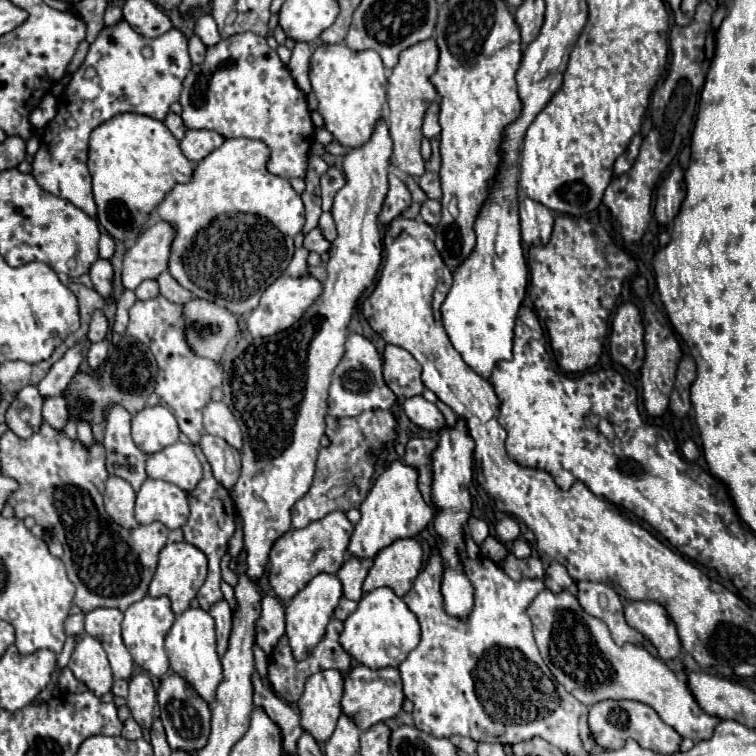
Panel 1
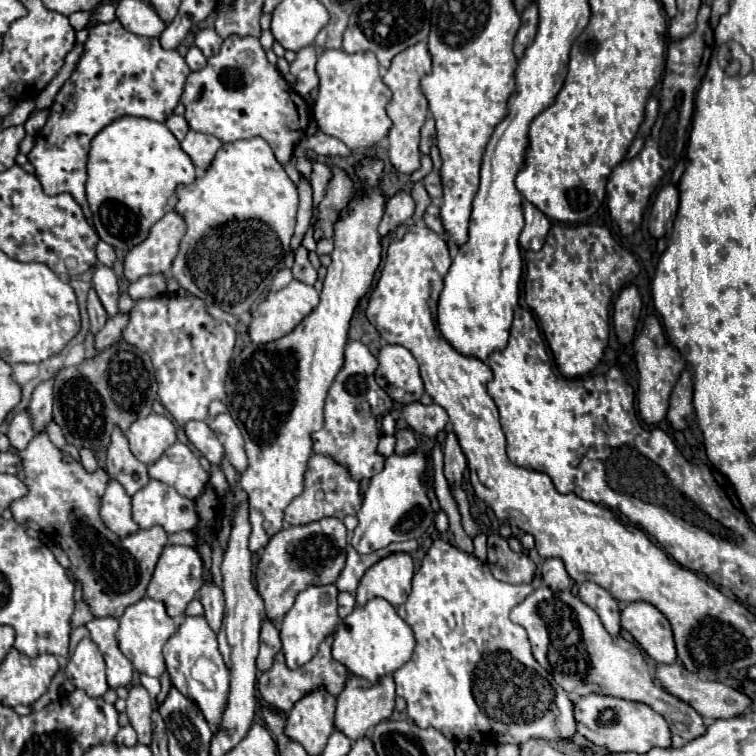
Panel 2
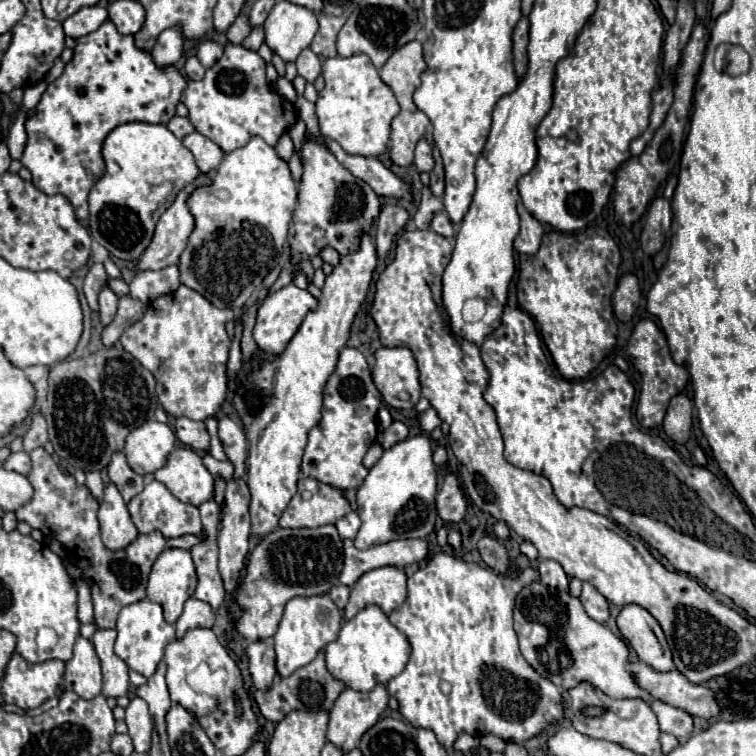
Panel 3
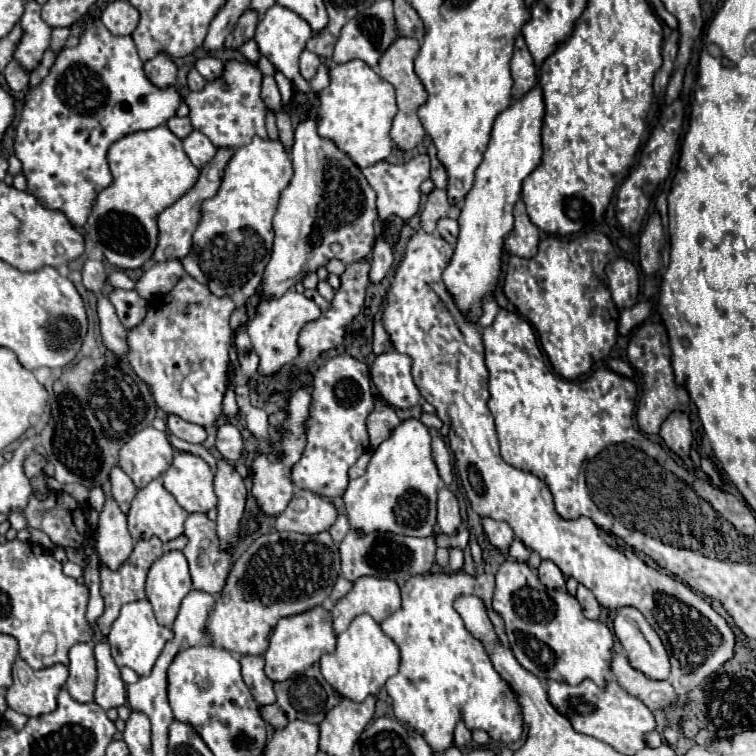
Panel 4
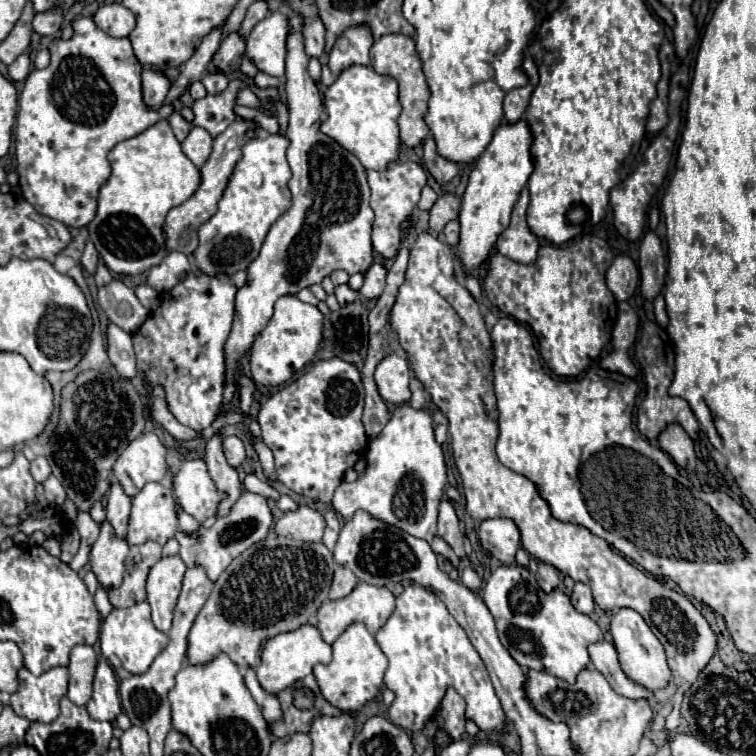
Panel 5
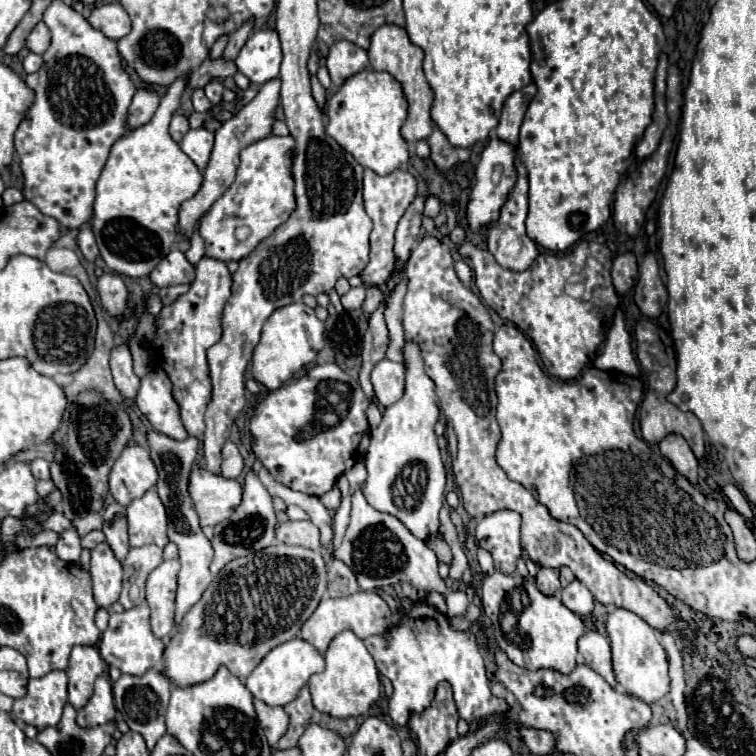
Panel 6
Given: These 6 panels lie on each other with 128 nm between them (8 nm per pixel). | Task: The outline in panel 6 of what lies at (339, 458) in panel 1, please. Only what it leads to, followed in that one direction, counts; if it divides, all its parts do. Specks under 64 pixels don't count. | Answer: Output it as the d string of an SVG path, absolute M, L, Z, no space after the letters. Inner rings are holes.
M284 522L276 528L276 540L284 542L284 544L292 544L292 546L302 546L302 548L312 548L312 550L320 550L320 540L318 540L318 528L310 522Z

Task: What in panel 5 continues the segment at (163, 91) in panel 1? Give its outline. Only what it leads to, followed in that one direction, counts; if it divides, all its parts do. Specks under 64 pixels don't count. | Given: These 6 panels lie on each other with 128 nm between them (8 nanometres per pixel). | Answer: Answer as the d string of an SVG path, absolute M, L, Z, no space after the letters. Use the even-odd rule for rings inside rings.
M80 16L72 24L74 38L56 38L50 42L50 64L42 70L32 70L26 78L18 102L16 118L16 160L24 200L28 200L42 216L64 222L68 228L82 228L96 216L96 198L100 186L110 176L108 152L118 142L144 132L154 122L168 118L174 108L160 106L148 110L142 102L140 72L128 38L114 38L100 30L92 18Z

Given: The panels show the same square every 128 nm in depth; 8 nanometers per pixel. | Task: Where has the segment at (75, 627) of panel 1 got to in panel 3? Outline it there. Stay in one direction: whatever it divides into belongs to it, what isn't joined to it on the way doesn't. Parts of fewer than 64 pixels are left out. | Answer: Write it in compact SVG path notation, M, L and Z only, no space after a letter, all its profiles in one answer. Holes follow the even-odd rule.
M82 578L76 580L76 590L78 590L78 618L80 618L80 622L82 622L82 624L94 622L90 588L88 588L88 584L86 584Z

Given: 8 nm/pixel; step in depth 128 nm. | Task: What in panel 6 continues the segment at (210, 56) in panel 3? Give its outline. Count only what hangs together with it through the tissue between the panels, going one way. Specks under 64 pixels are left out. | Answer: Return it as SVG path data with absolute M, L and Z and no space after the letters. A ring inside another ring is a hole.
M210 82L204 90L206 90L208 100L210 100L214 106L218 106L218 104L222 102L222 92L224 92L224 86L222 86L220 82Z

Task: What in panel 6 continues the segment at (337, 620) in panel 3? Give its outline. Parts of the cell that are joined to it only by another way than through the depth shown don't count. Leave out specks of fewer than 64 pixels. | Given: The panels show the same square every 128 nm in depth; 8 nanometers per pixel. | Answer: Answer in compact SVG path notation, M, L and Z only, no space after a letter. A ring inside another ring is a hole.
M294 638L290 642L276 646L262 658L262 662L246 678L246 688L252 692L254 698L262 700L268 706L284 706L298 696L300 688L306 686L312 674L318 674L322 670L324 670L324 656L318 654L318 650L312 644Z

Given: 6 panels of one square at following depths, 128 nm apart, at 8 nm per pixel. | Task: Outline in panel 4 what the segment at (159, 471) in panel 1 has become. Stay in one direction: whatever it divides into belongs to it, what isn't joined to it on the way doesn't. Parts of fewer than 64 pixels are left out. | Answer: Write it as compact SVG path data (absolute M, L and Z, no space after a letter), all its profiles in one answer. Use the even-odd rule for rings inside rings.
M178 452L172 466L162 476L164 488L174 494L186 512L202 514L216 506L212 480L214 472L210 474L210 466L200 456L188 452Z

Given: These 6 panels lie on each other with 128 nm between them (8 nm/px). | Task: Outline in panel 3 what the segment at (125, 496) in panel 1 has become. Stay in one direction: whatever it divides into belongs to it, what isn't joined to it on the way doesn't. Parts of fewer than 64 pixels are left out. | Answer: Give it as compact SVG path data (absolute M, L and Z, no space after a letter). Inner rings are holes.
M114 484L106 486L104 490L104 500L100 502L98 510L98 522L104 546L112 552L126 548L138 536L138 530L130 520L128 508Z

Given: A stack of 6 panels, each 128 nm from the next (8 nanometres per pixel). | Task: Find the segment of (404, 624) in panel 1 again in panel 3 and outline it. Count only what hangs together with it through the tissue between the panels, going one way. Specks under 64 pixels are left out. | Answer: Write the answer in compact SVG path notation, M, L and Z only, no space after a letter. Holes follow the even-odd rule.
M366 606L352 620L342 624L340 636L336 642L324 648L326 668L356 692L370 692L376 684L386 684L390 678L398 676L410 656L410 644L404 634L390 624L388 616L378 606Z

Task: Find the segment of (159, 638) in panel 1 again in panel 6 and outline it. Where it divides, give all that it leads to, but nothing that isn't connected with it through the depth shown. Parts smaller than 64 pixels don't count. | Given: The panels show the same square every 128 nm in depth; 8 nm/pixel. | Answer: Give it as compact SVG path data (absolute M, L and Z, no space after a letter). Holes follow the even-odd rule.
M140 604L136 608L124 610L122 614L112 612L110 622L108 622L108 630L102 634L98 650L100 650L100 656L110 666L116 666L122 674L142 676L144 672L148 672L152 668L160 668L164 642L158 640L150 630L150 608L146 604Z

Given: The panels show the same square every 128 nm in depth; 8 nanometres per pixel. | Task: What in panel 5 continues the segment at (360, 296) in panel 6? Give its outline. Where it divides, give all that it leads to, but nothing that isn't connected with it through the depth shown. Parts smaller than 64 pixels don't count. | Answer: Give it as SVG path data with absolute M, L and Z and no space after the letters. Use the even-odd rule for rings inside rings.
M342 284L342 286L336 286L336 298L340 302L340 306L346 306L346 304L352 304L360 298L360 294L356 290L352 290L348 284Z

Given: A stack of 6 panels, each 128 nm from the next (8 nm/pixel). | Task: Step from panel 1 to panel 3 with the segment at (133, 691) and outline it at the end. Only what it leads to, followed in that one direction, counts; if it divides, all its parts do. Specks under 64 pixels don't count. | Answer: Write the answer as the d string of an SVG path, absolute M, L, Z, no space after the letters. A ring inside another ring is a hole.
M132 698L126 708L126 726L128 736L134 742L134 750L144 754L150 750L150 734L152 734L152 716L142 698Z

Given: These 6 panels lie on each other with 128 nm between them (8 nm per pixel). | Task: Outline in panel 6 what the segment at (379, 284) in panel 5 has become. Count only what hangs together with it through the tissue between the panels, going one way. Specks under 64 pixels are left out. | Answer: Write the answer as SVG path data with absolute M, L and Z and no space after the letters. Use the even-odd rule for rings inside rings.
M368 286L368 290L366 290L366 300L364 300L364 304L362 304L362 310L364 310L366 314L372 314L372 312L382 304L382 300L384 300L384 296L382 296L380 288Z

